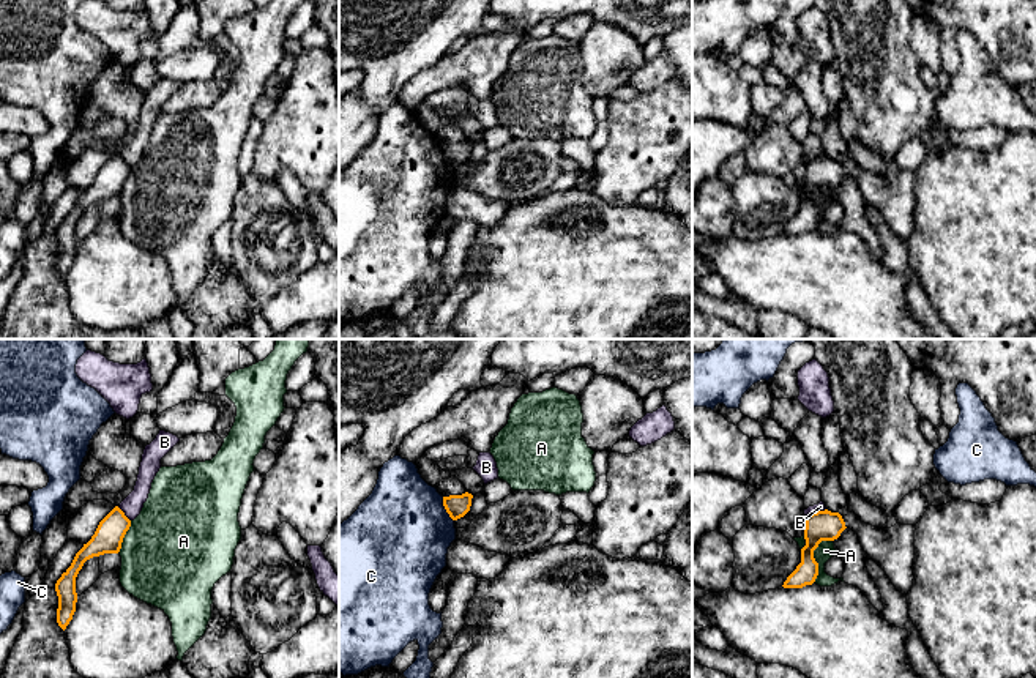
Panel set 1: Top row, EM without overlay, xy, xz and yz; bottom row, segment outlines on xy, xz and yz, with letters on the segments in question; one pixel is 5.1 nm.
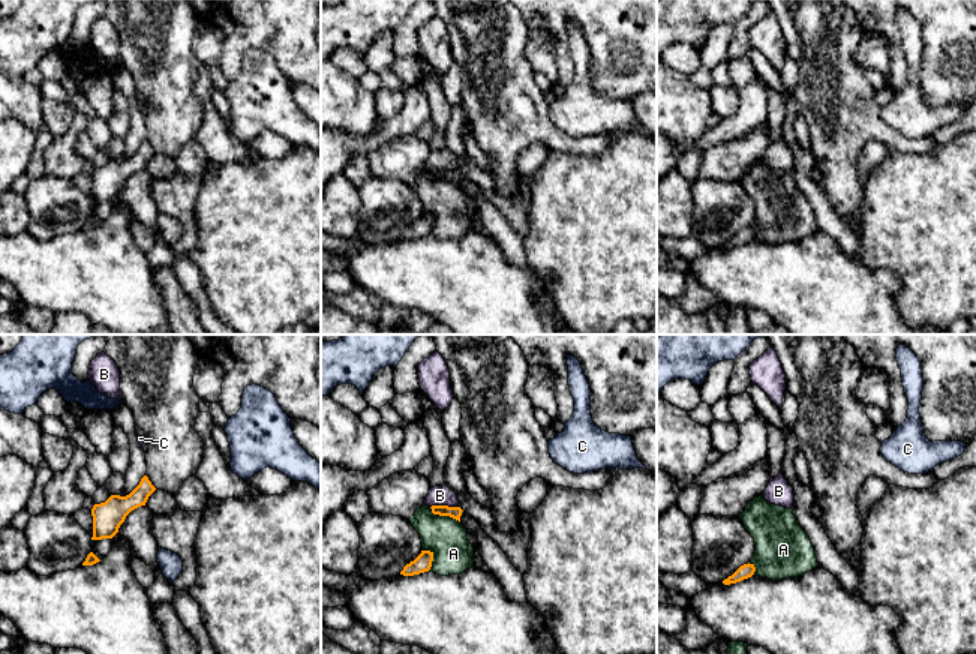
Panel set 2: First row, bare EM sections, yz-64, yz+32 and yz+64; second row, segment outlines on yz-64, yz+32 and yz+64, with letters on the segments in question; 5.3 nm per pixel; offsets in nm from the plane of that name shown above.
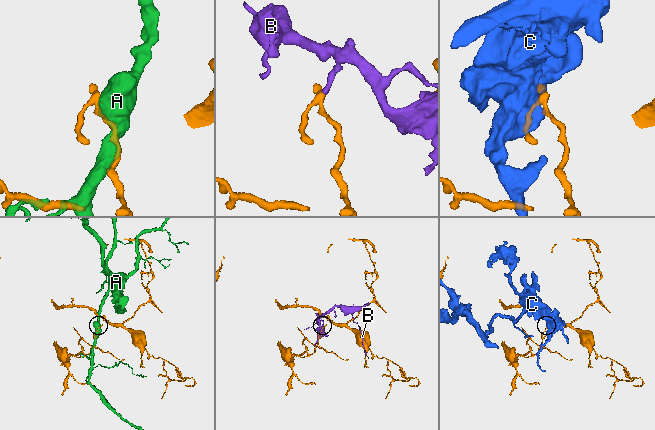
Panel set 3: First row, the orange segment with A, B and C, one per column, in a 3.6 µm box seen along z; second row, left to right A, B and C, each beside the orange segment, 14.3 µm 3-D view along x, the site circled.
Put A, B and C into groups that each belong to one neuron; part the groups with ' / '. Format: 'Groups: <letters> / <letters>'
Groups: A / B / C

